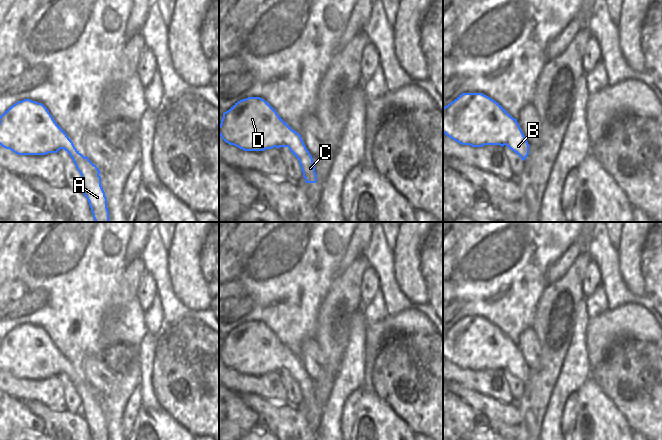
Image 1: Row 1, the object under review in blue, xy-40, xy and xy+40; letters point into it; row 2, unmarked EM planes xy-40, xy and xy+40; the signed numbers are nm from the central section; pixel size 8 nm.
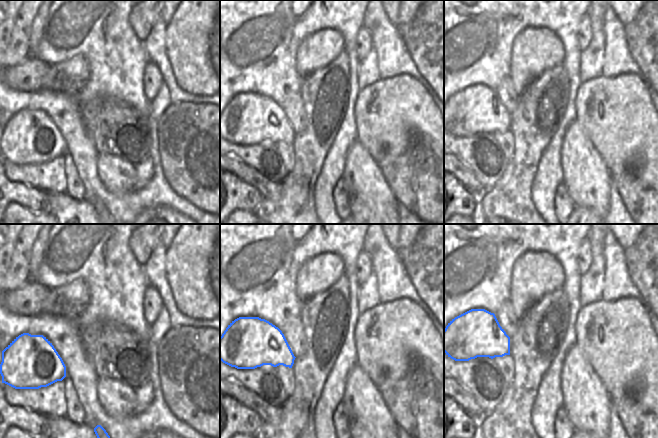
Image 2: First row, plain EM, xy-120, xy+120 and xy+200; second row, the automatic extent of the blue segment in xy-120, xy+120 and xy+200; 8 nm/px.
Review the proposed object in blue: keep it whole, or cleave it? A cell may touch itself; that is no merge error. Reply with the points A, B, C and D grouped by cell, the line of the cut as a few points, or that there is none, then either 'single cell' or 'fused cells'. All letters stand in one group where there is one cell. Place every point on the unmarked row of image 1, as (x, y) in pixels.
A B C D | no cut | single cell

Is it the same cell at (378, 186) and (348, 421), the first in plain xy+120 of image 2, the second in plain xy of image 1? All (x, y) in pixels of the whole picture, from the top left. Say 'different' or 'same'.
different

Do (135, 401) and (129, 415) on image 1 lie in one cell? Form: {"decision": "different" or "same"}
{"decision": "same"}

